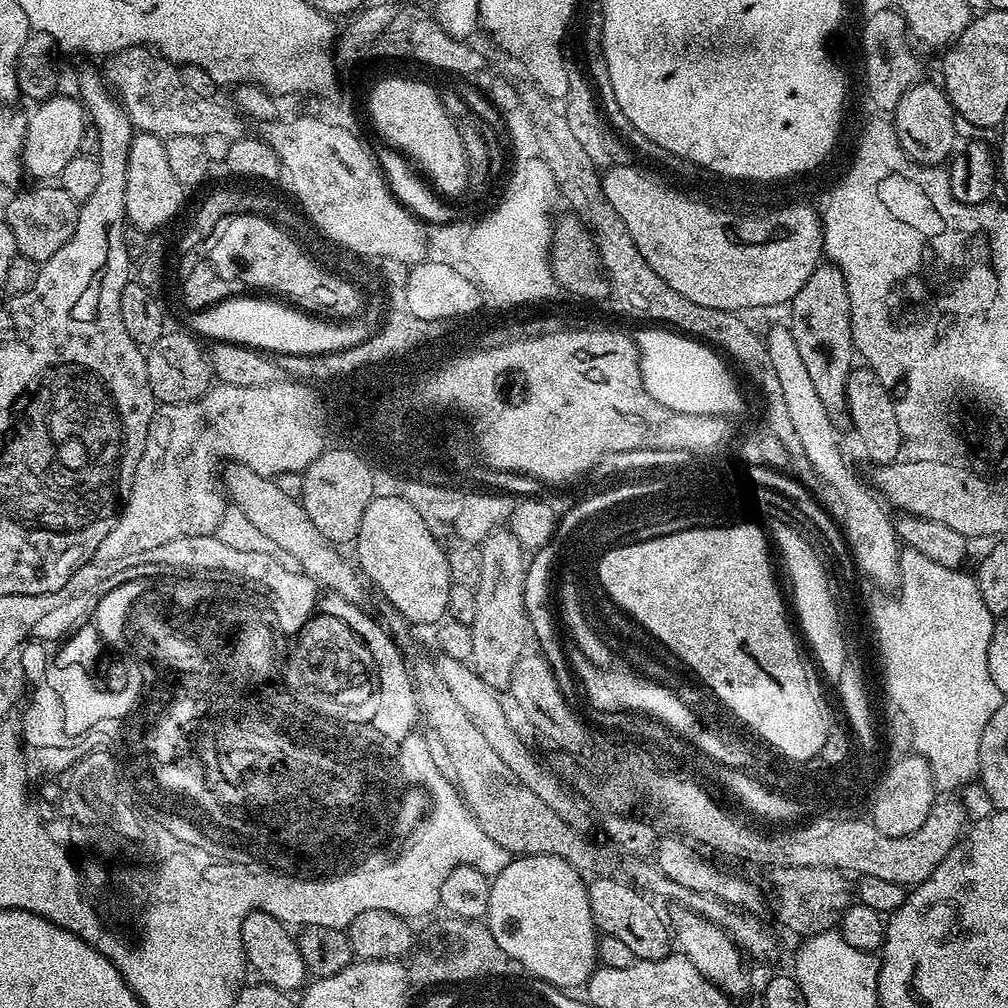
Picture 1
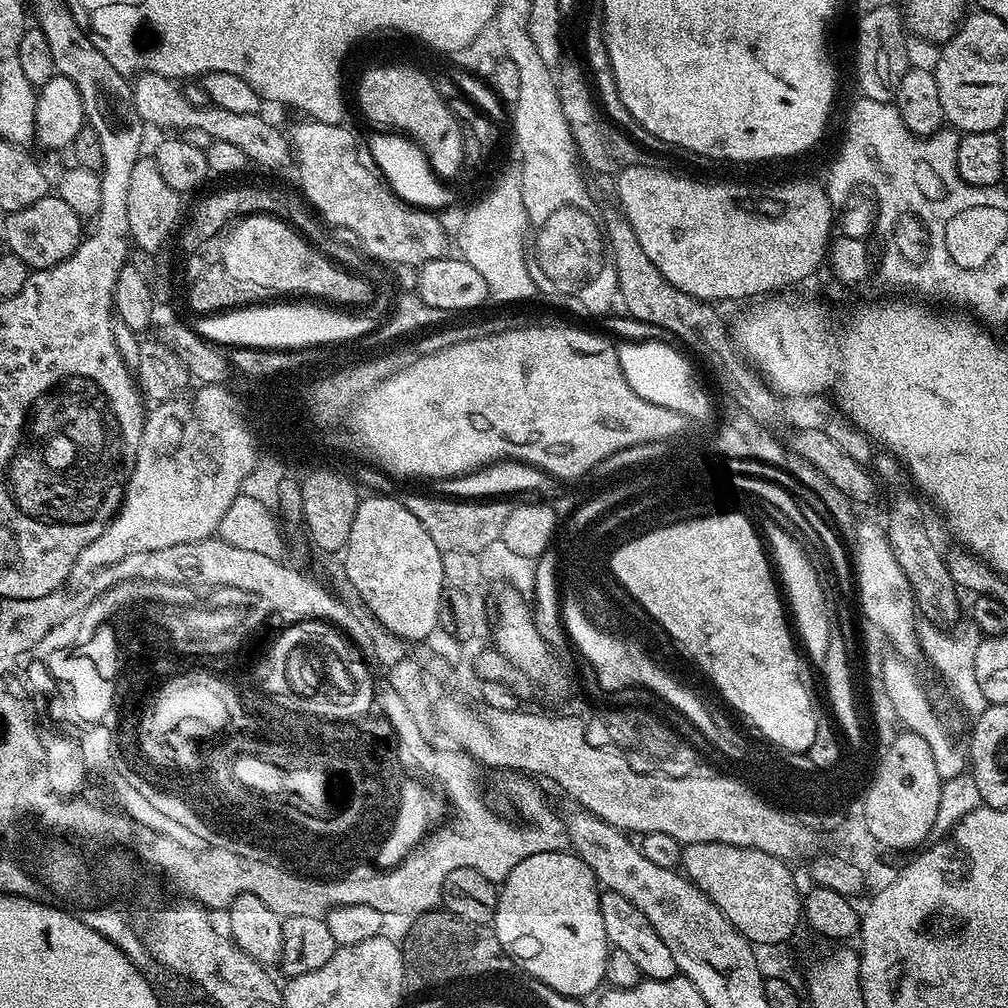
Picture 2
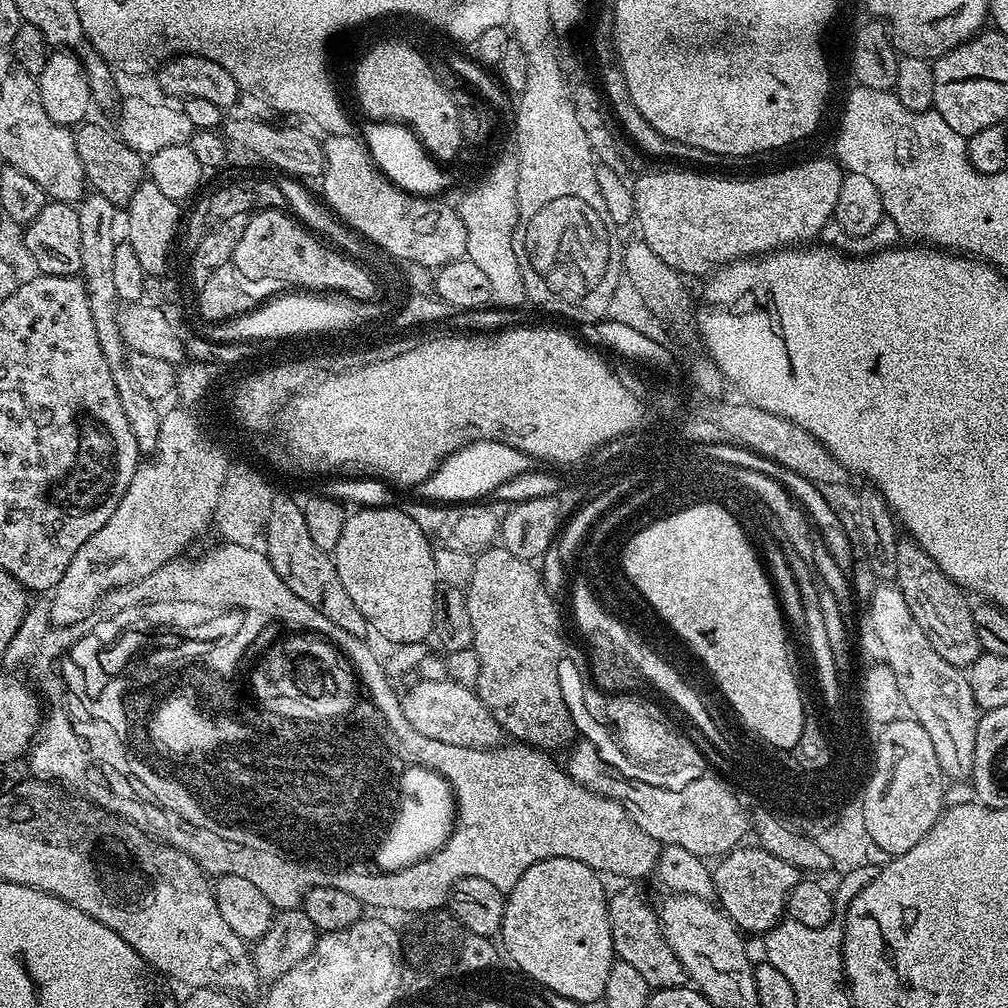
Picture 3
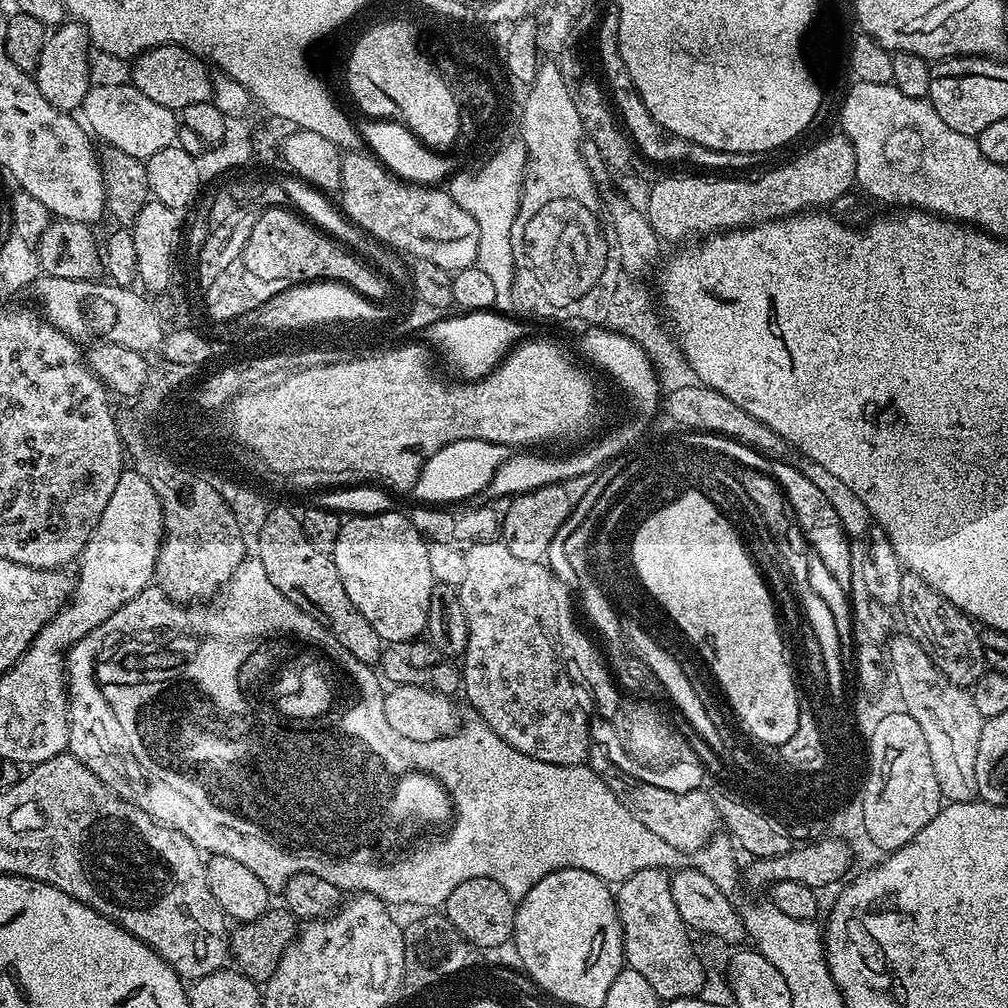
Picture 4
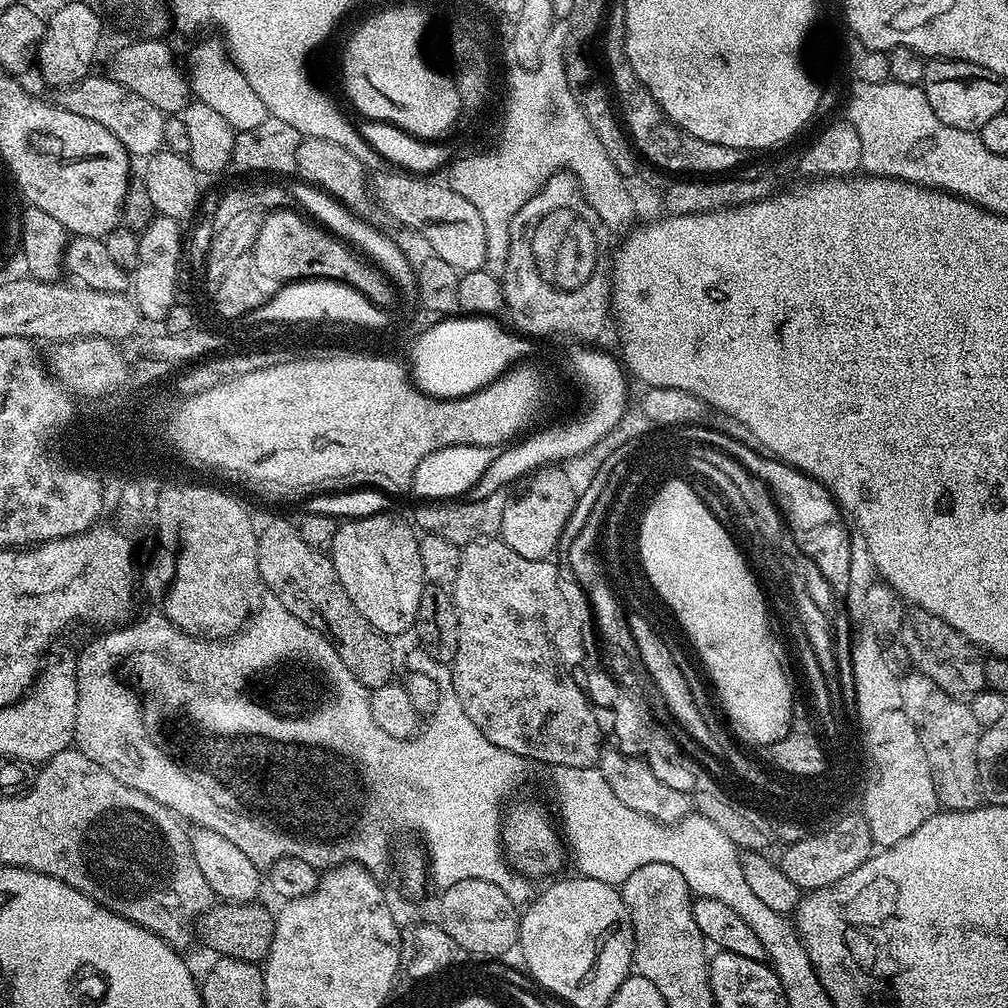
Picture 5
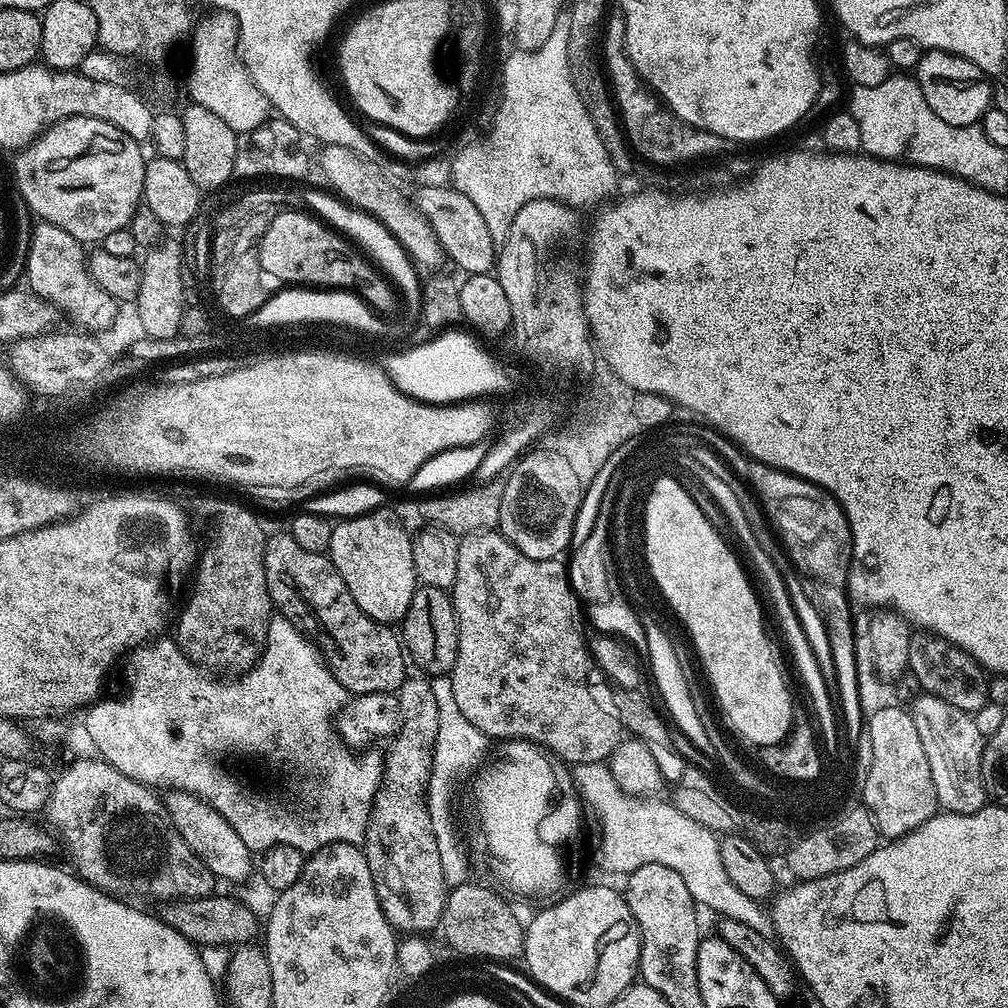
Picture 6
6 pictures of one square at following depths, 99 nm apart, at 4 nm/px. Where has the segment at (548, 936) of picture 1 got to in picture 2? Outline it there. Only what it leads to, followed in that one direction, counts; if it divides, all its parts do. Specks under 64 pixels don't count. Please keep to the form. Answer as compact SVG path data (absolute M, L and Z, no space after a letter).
M571 850L530 854L530 858L522 858L522 862L518 862L518 866L514 866L514 870L510 870L508 877L499 885L498 891L496 913L490 924L496 931L502 950L509 956L511 963L521 973L528 973L534 979L538 979L546 986L552 987L554 991L575 998L587 998L586 996L590 995L592 991L595 993L605 983L604 975L606 974L606 962L608 961L610 945L606 934L606 926L602 923L602 910L600 909L601 889L598 887L597 878L590 870L590 866L586 866L586 862L582 862L580 856Z

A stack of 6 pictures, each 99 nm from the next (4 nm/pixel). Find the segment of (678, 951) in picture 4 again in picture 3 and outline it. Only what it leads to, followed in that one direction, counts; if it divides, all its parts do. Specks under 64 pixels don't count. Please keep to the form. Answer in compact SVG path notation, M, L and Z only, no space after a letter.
M624 886L621 892L612 892L608 901L608 917L612 931L612 950L619 959L630 962L642 978L646 978L649 989L682 988L689 983L682 962L666 942L657 909L648 905L648 900L636 886Z

